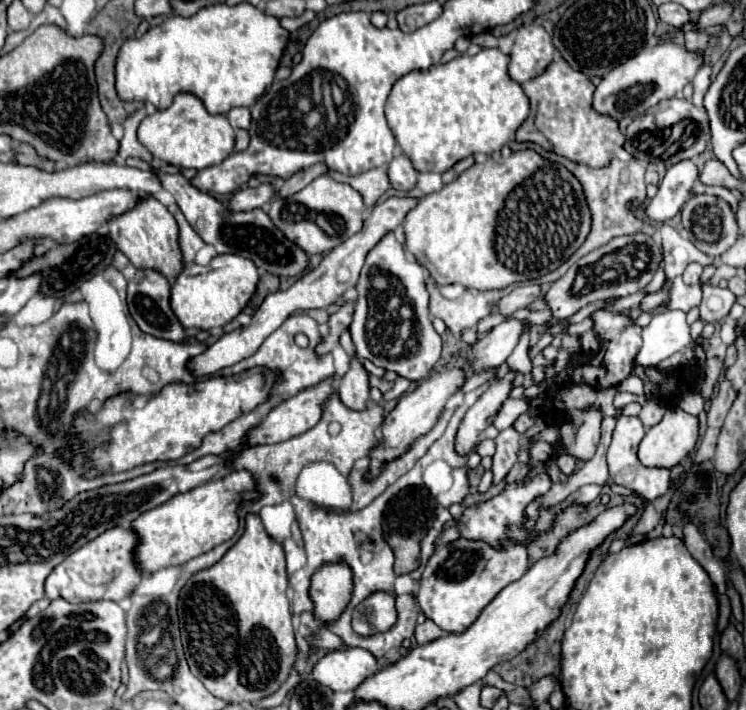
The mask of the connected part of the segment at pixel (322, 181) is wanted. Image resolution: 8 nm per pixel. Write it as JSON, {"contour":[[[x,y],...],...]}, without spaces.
{"contour":[[[323,174],[301,192],[287,198],[275,198],[267,214],[293,244],[297,244],[305,254],[311,256],[333,250],[335,246],[345,242],[345,238],[351,238],[357,230],[361,230],[363,198],[349,184],[341,184]]]}

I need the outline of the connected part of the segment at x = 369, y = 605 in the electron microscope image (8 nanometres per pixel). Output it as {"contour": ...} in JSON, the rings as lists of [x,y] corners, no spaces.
{"contour":[[[373,592],[353,610],[351,626],[359,636],[371,636],[377,632],[387,632],[397,622],[393,592]]]}

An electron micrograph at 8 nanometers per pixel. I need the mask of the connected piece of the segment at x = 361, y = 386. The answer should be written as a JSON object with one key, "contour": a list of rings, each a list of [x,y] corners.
{"contour":[[[353,358],[347,374],[339,378],[337,394],[351,410],[365,410],[369,402],[369,374],[363,370],[359,358]]]}

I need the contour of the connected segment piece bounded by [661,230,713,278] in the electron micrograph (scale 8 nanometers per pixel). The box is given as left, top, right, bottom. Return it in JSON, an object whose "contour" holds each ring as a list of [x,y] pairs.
{"contour":[[[663,230],[663,254],[665,254],[665,276],[667,278],[675,278],[681,276],[683,270],[687,268],[687,264],[691,262],[699,262],[703,266],[711,264],[713,260],[699,252],[687,238],[677,236],[675,230]]]}

